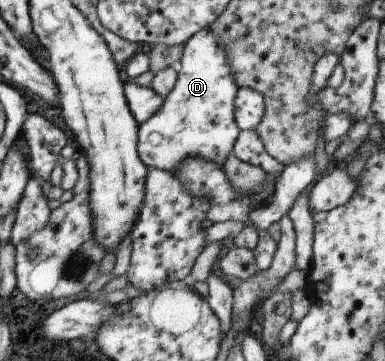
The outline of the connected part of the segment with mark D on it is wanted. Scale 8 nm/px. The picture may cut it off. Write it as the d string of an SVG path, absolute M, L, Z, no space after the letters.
M208 27L192 34L184 44L176 69L175 84L159 110L138 125L138 157L147 169L171 174L186 158L197 157L222 165L232 154L233 143L239 134L232 115L238 88L218 36Z

